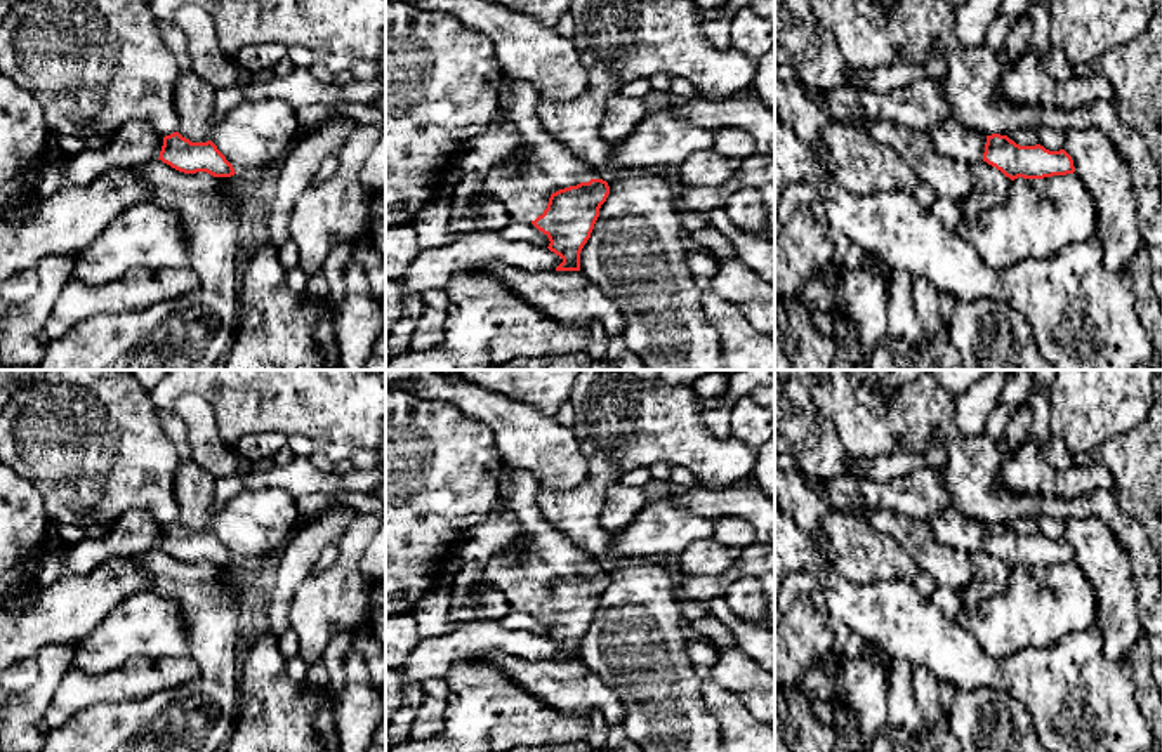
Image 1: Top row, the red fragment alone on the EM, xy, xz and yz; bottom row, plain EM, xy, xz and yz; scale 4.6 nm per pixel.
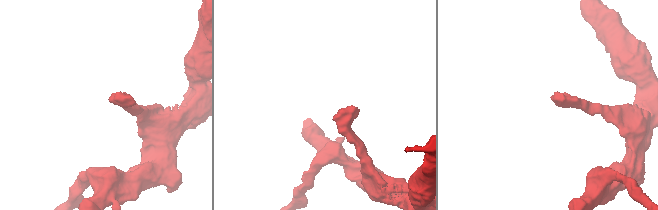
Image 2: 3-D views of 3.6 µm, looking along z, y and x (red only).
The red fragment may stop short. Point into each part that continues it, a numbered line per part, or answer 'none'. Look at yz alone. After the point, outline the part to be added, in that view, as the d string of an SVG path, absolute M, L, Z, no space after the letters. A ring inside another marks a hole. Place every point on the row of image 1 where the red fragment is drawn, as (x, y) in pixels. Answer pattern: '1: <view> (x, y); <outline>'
1: yz (964, 145); M948 122L926 132L938 153L967 165L983 160L987 135L966 129L959 122Z

